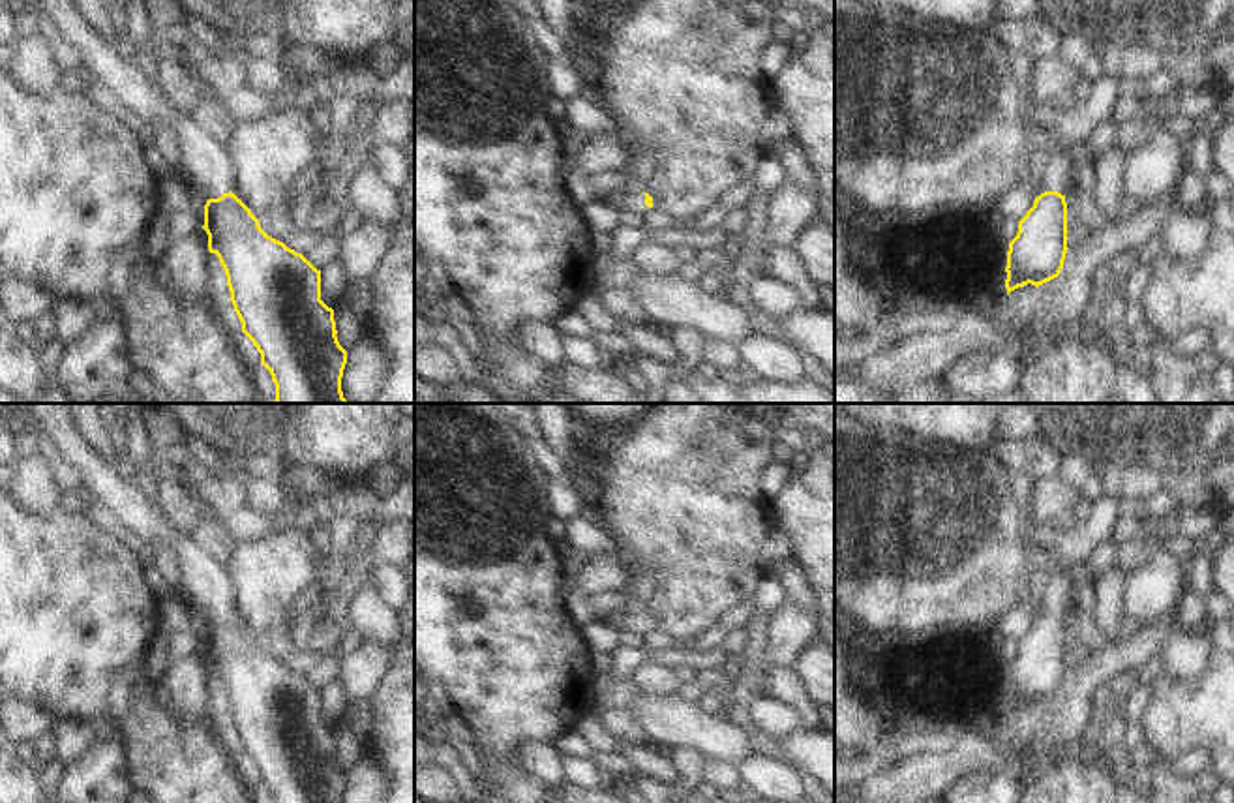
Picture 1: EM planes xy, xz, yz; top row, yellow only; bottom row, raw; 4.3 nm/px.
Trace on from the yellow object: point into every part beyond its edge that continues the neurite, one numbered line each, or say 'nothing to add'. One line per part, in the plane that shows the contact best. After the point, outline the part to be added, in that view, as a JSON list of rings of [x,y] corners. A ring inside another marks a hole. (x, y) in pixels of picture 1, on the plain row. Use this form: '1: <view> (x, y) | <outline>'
1: xy (203, 584) | [[[24,403],[32,415],[32,428],[51,439],[60,462],[77,475],[77,492],[88,507],[107,510],[118,527],[137,538],[154,555],[169,555],[178,568],[178,597],[201,621],[218,619],[233,612],[233,597],[223,567],[199,550],[188,533],[176,529],[167,516],[135,486],[118,475],[111,460],[103,458],[75,430],[66,403]]]

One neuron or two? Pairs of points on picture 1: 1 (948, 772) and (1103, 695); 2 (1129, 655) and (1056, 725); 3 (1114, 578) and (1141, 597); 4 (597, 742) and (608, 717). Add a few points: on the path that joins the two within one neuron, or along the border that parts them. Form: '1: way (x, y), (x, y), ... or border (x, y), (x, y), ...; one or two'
1: border (1105, 683), (1092, 695); two
2: way (1107, 663), (1062, 702); one
3: border (1128, 578), (1124, 593), (1126, 614); two
4: border (591, 713), (621, 743), (644, 745); two

